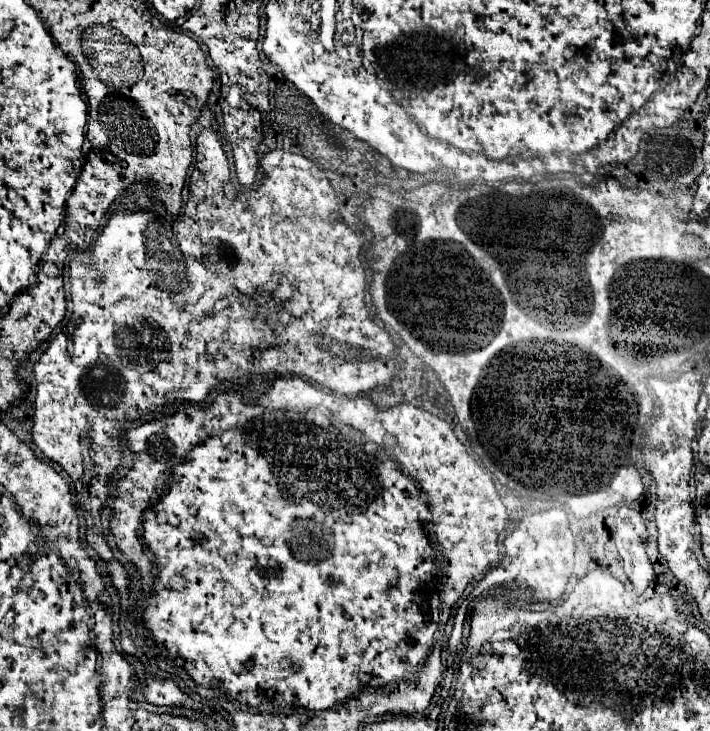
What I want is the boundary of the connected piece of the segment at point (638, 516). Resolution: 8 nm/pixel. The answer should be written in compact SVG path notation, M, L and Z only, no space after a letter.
M621 506L615 514L615 536L625 574L633 588L641 594L653 578L653 564L645 550L649 534L641 510Z

